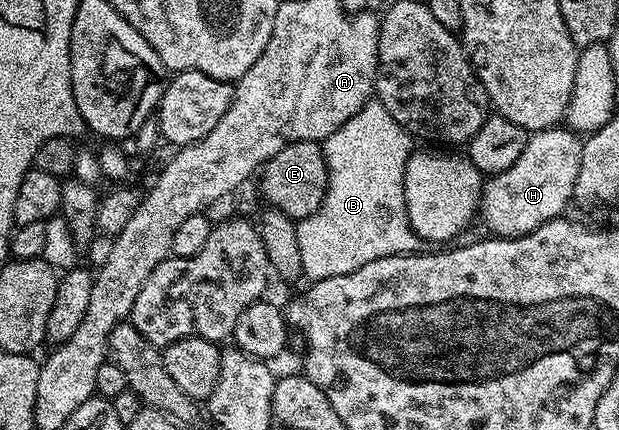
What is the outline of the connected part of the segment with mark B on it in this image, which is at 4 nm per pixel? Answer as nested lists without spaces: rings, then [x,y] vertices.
[[[370,101],[362,109],[358,109],[358,113],[354,113],[354,117],[350,117],[350,121],[346,121],[346,125],[342,125],[342,129],[334,129],[334,133],[330,133],[330,137],[323,140],[322,146],[324,148],[324,156],[326,157],[326,165],[328,166],[326,197],[313,215],[299,220],[296,224],[298,229],[298,253],[302,253],[302,269],[305,276],[312,281],[325,279],[326,277],[338,277],[346,273],[354,273],[358,269],[362,269],[362,265],[370,265],[370,261],[378,261],[382,257],[411,255],[419,252],[422,247],[422,240],[417,237],[410,225],[408,214],[406,213],[406,197],[404,196],[406,165],[414,150],[413,136],[405,131],[402,125],[398,125],[398,121],[394,121],[394,117],[390,117],[390,113],[386,113],[386,109],[381,103]]]

